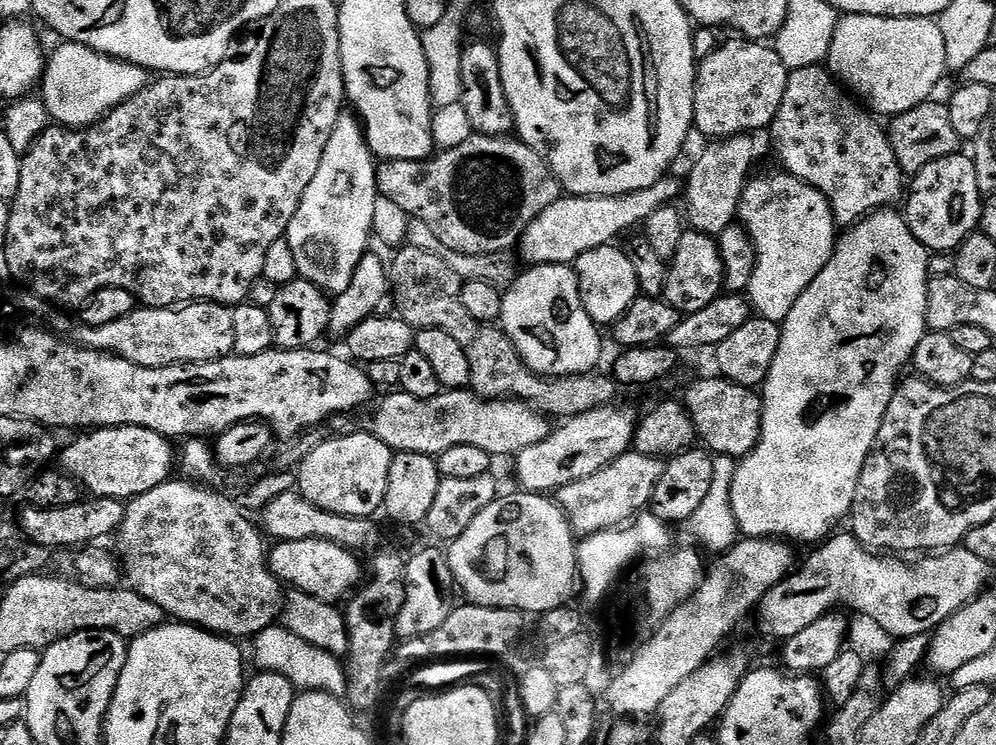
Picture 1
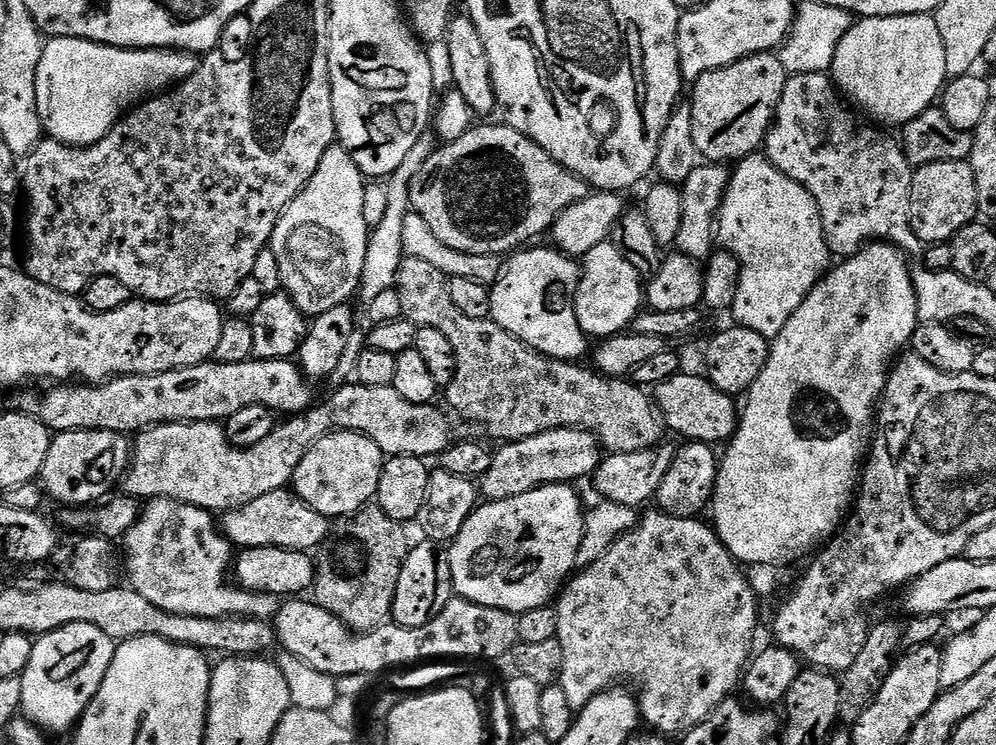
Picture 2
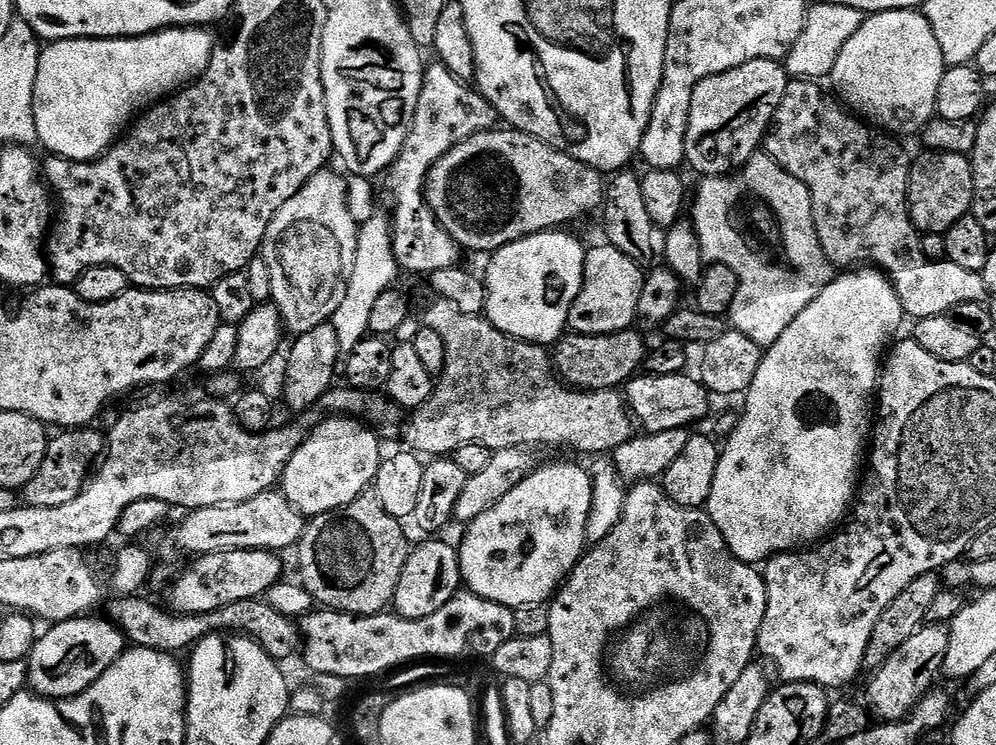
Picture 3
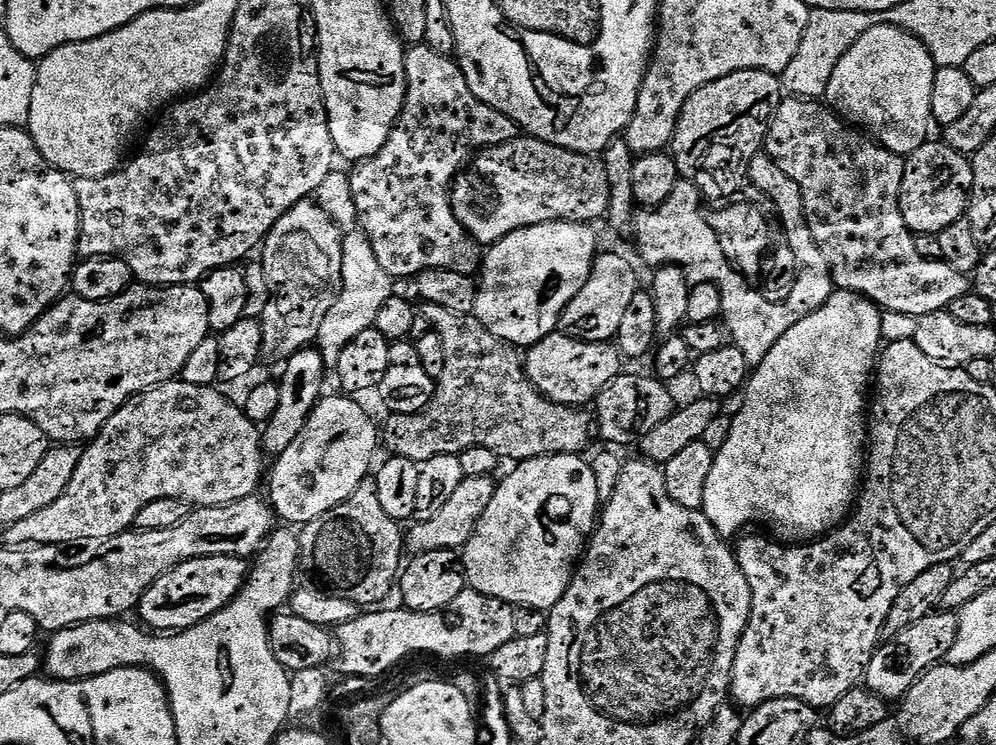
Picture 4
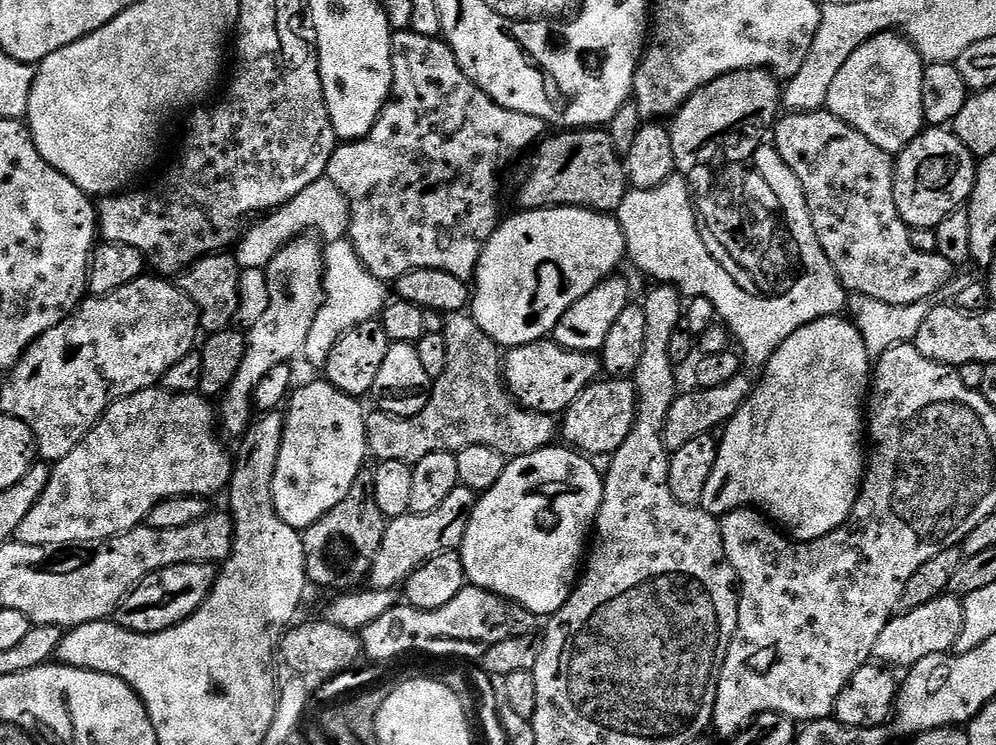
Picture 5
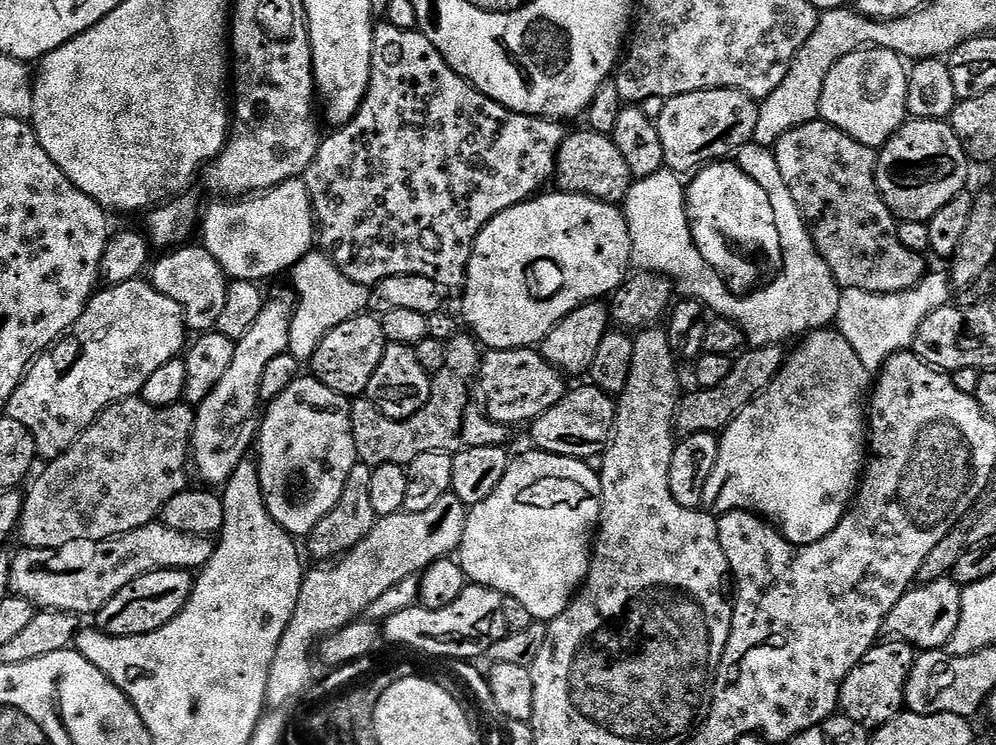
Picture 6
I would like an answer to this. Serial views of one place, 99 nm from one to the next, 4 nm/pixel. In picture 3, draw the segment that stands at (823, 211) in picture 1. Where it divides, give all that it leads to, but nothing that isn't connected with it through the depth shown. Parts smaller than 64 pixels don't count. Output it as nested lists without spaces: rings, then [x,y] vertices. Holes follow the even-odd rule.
[[[757,150],[744,163],[743,168],[739,169],[739,176],[740,184],[745,188],[746,193],[762,199],[766,206],[770,206],[776,214],[780,215],[780,224],[782,231],[785,232],[788,252],[796,267],[795,274],[772,268],[761,254],[756,256],[756,253],[751,252],[751,248],[743,245],[748,236],[734,219],[737,204],[742,200],[742,195],[740,195],[739,182],[732,180],[736,178],[731,175],[706,176],[699,181],[701,184],[696,188],[696,205],[692,208],[690,223],[696,230],[696,237],[705,261],[709,265],[730,266],[730,270],[734,270],[734,274],[738,274],[738,294],[734,294],[730,313],[731,327],[735,331],[746,334],[746,338],[750,338],[750,342],[754,342],[759,348],[766,350],[774,342],[778,342],[778,338],[782,338],[782,330],[786,330],[786,326],[790,326],[790,322],[794,322],[794,318],[798,318],[798,314],[802,314],[802,310],[806,310],[806,306],[810,306],[810,302],[814,302],[818,298],[818,294],[822,294],[822,290],[834,278],[834,268],[829,264],[826,254],[822,250],[822,242],[818,238],[818,230],[814,226],[810,190],[805,184],[798,182],[798,178],[794,178],[794,174],[786,174],[786,170],[782,170],[782,166],[778,166],[778,162],[774,162],[774,158],[770,158],[767,151],[764,150]]]

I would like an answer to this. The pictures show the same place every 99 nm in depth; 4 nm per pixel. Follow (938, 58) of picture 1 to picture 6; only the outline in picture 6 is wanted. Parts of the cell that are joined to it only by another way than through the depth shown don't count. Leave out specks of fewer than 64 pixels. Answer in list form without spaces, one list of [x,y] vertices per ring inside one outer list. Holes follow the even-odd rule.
[[[863,48],[854,54],[846,54],[846,58],[826,74],[819,119],[850,134],[850,138],[868,148],[883,148],[884,143],[909,119],[906,104],[908,74],[904,57],[894,50]]]

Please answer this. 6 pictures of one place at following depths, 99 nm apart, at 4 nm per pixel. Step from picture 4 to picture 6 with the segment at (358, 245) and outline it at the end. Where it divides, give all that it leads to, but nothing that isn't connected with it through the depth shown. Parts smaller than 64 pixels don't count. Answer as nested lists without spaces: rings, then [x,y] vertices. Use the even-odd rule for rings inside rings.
[[[313,250],[305,254],[296,265],[291,268],[290,277],[296,287],[294,291],[294,311],[290,326],[290,342],[288,352],[301,362],[311,361],[314,350],[334,330],[334,326],[342,326],[350,318],[361,315],[368,308],[369,289],[365,285],[354,282],[338,270],[335,262],[323,251]]]

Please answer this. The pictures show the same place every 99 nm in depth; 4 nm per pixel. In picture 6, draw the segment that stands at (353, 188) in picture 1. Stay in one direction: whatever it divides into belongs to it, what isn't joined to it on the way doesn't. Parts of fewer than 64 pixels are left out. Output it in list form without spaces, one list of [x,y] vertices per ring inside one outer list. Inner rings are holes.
[[[276,296],[273,300],[271,297],[265,303],[254,326],[251,326],[249,332],[238,341],[234,362],[230,362],[230,370],[222,374],[222,382],[218,382],[218,386],[214,386],[211,394],[195,409],[196,421],[192,427],[190,456],[194,461],[195,471],[196,468],[200,471],[205,485],[227,484],[234,470],[238,470],[240,463],[249,455],[248,447],[251,444],[253,447],[257,439],[258,413],[262,408],[260,396],[262,376],[266,366],[274,358],[288,352],[294,311],[293,297],[288,296]]]

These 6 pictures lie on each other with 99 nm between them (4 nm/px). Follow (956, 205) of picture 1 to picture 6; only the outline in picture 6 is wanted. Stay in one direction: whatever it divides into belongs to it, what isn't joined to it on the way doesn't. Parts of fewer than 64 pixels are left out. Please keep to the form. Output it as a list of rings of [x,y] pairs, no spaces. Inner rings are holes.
[[[909,119],[884,147],[876,158],[876,185],[880,197],[901,221],[927,221],[946,202],[950,202],[959,192],[965,191],[970,161],[964,152],[958,134],[951,123],[943,120]]]

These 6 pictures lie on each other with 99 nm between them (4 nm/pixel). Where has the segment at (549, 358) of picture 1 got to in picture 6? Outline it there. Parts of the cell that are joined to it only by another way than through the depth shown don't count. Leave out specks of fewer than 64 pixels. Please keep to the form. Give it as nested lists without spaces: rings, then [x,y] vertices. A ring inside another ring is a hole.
[[[559,190],[544,195],[502,210],[482,229],[472,247],[468,281],[462,289],[464,320],[472,327],[471,335],[485,349],[539,345],[566,314],[604,298],[600,296],[611,297],[633,267],[628,218],[621,209],[620,212],[616,209],[619,207],[615,203]]]

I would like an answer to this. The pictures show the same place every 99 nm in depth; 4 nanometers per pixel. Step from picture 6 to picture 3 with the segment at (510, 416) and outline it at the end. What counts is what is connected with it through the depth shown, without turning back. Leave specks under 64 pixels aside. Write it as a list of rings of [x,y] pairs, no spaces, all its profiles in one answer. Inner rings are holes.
[[[636,330],[597,336],[565,335],[554,348],[556,375],[569,388],[578,388],[582,392],[619,389],[627,385],[644,367],[644,357],[648,355],[650,348],[649,345],[644,345],[643,339],[645,340],[645,337]]]

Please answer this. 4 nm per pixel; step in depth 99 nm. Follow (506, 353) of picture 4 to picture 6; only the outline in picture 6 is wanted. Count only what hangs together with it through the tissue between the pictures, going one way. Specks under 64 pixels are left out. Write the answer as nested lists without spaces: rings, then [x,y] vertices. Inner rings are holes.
[[[457,334],[447,341],[446,366],[432,376],[432,389],[430,398],[418,414],[414,414],[405,420],[395,420],[382,410],[376,407],[371,400],[367,398],[356,398],[351,401],[352,413],[350,422],[352,423],[352,433],[354,434],[354,446],[359,463],[367,464],[372,468],[377,468],[383,464],[402,464],[407,465],[418,458],[418,454],[426,454],[430,450],[439,452],[458,453],[467,448],[477,448],[478,446],[494,446],[495,448],[507,445],[509,429],[503,424],[495,424],[493,420],[486,415],[483,407],[479,403],[472,404],[472,392],[468,387],[473,387],[480,371],[480,361],[482,359],[482,348],[471,335]]]

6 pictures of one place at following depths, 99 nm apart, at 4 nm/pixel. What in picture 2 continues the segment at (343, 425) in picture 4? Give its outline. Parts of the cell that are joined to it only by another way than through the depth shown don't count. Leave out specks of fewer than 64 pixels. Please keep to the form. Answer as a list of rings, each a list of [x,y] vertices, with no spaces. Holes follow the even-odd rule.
[[[335,432],[319,440],[302,458],[294,491],[318,514],[329,518],[352,516],[377,499],[385,459],[383,450],[370,438],[357,432]]]

